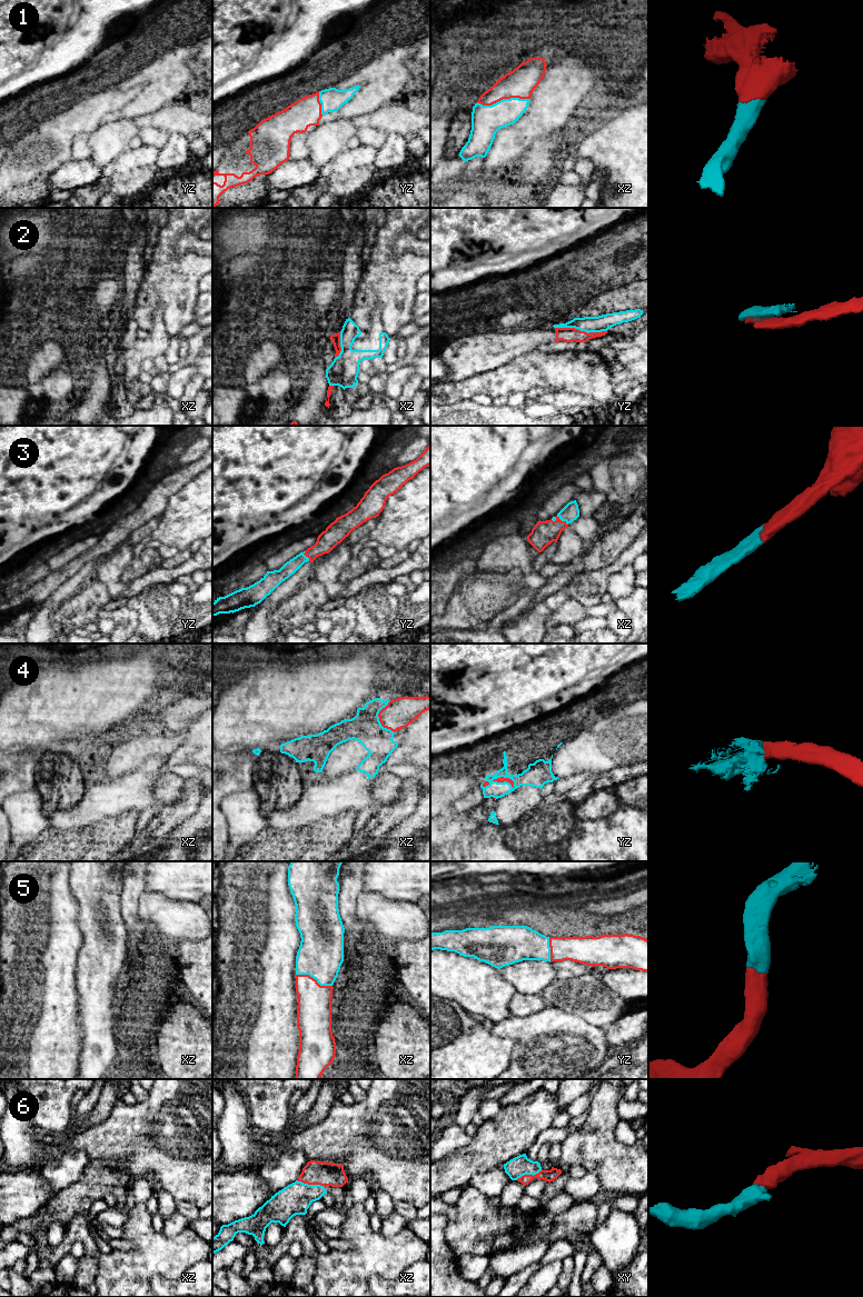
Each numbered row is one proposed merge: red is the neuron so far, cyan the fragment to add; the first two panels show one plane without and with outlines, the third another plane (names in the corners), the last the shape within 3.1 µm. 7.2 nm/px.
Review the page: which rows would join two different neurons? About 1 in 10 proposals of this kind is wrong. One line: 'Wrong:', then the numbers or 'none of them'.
Wrong: 2

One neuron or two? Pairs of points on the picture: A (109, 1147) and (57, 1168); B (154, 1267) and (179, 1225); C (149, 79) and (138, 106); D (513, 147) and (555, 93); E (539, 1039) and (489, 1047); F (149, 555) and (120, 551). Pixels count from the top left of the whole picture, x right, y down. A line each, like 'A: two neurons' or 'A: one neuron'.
A: two neurons
B: two neurons
C: one neuron
D: one neuron
E: two neurons
F: two neurons

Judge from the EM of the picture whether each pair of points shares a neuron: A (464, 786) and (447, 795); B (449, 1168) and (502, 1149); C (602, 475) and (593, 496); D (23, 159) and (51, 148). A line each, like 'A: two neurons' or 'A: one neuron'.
A: one neuron
B: one neuron
C: two neurons
D: one neuron

